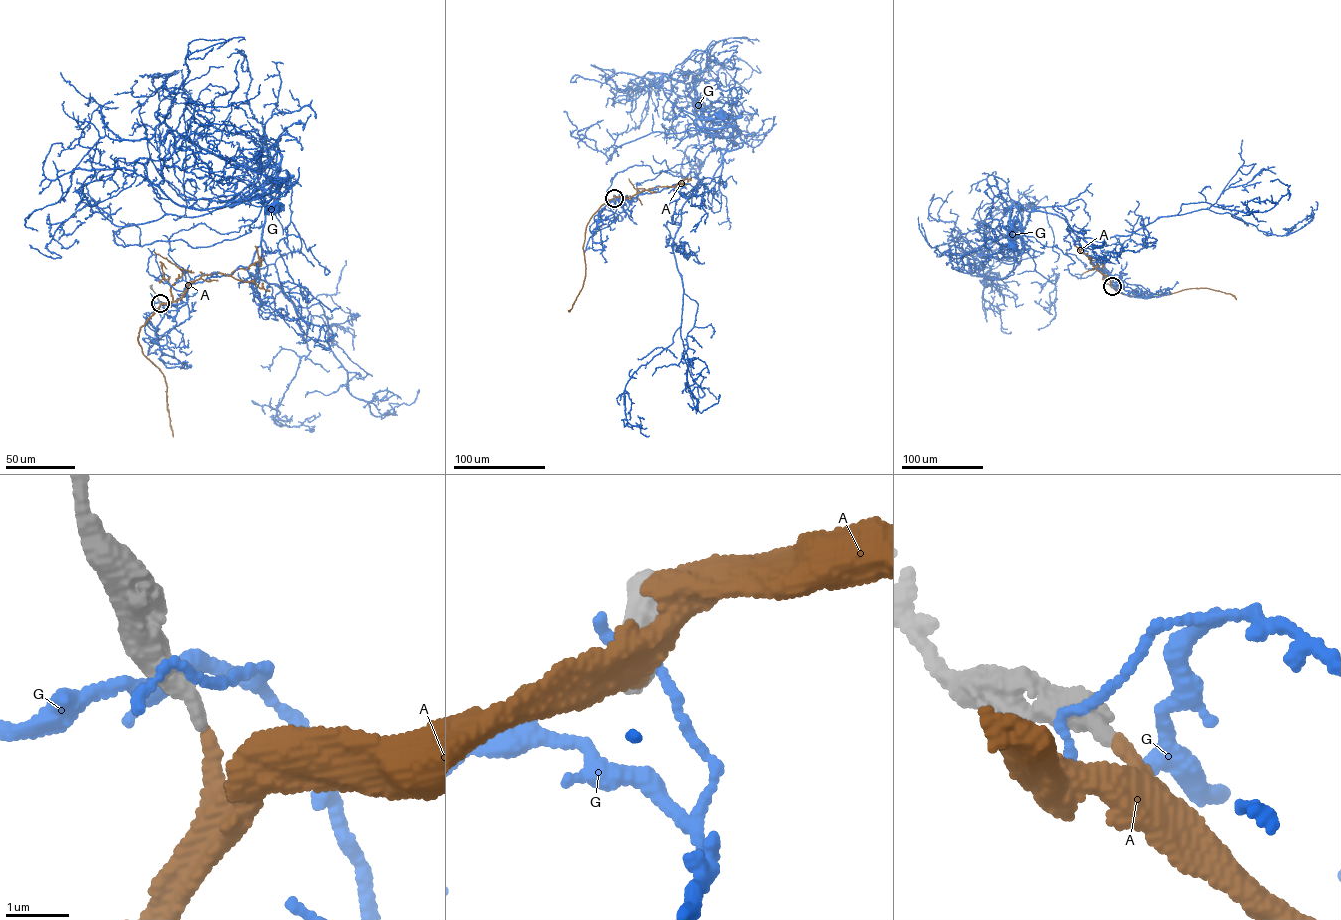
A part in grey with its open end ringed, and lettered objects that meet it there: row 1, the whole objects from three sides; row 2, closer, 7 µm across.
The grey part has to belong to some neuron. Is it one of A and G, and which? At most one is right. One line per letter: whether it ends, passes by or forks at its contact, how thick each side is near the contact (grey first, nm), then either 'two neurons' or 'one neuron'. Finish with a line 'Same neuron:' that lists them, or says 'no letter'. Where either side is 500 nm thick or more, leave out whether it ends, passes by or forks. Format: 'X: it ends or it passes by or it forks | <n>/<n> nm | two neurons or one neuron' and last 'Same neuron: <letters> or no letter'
A: it ends | 280/200 nm | one neuron
G: 550/160 nm | two neurons
Same neuron: A

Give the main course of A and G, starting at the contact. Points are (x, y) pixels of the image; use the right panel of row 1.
A: (1112, 286), (1123, 294), (1144, 298), (1206, 288), (1231, 294), (1236, 299)
G: (1111, 286), (1122, 286), (1095, 268), (1054, 214), (1030, 212), (1023, 230), (1014, 221), (1007, 234), (1015, 245)

